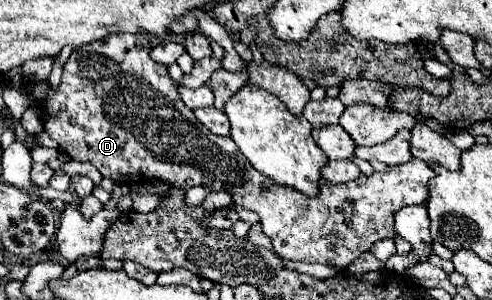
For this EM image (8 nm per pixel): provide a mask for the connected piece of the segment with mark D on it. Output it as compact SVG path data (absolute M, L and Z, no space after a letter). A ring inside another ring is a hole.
M147 33L135 35L107 35L97 43L77 47L67 63L63 65L63 77L57 89L47 89L47 99L43 99L37 109L43 111L43 129L51 139L59 143L59 149L75 161L93 163L103 177L123 185L141 185L141 181L165 179L171 187L189 189L193 185L209 187L211 191L227 191L233 195L235 205L243 205L261 217L263 233L271 239L273 251L289 261L321 263L335 269L347 269L359 255L369 251L375 241L395 239L395 211L407 205L423 205L429 199L429 179L435 175L433 169L411 159L403 165L389 165L389 171L375 171L371 175L361 175L347 183L323 183L321 193L311 199L299 195L295 189L281 187L275 181L261 175L249 159L241 153L231 137L211 135L201 123L197 123L193 111L181 101L177 85L167 73L167 67L155 63L151 57L151 37Z

